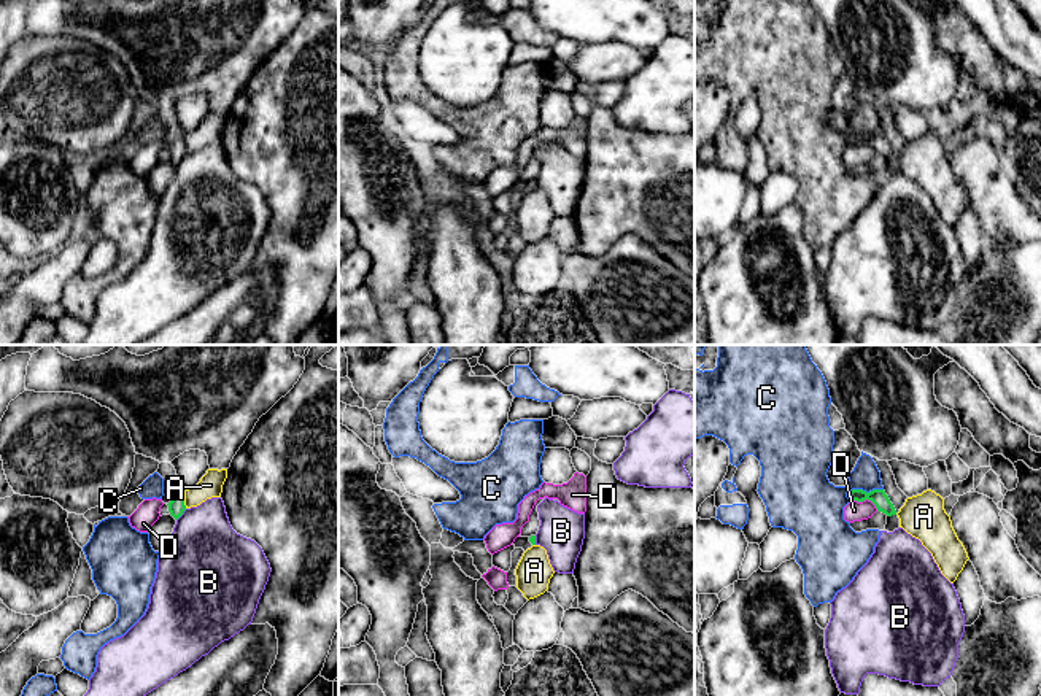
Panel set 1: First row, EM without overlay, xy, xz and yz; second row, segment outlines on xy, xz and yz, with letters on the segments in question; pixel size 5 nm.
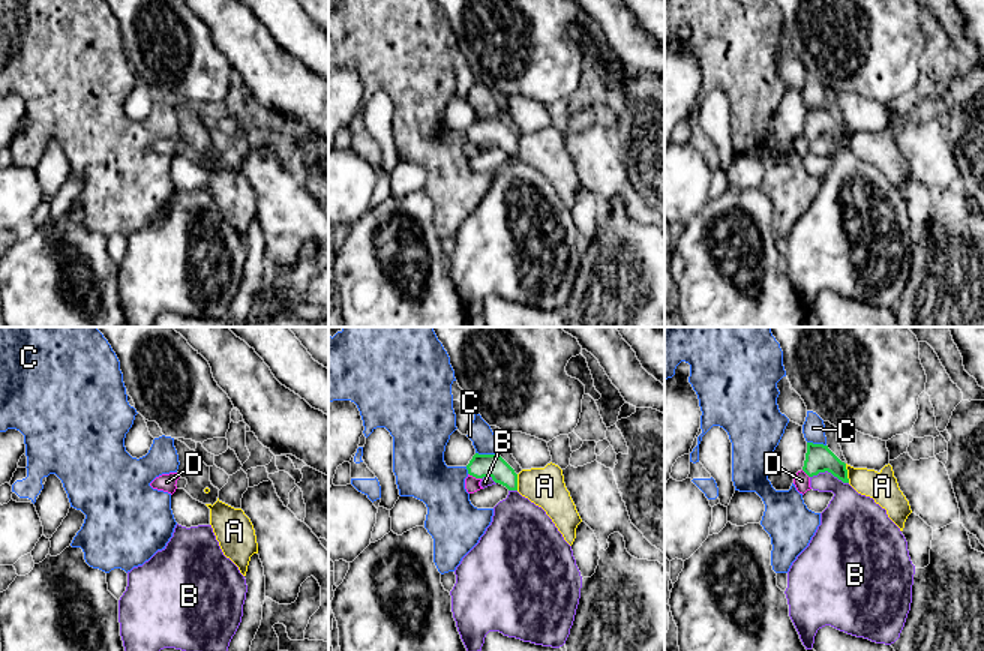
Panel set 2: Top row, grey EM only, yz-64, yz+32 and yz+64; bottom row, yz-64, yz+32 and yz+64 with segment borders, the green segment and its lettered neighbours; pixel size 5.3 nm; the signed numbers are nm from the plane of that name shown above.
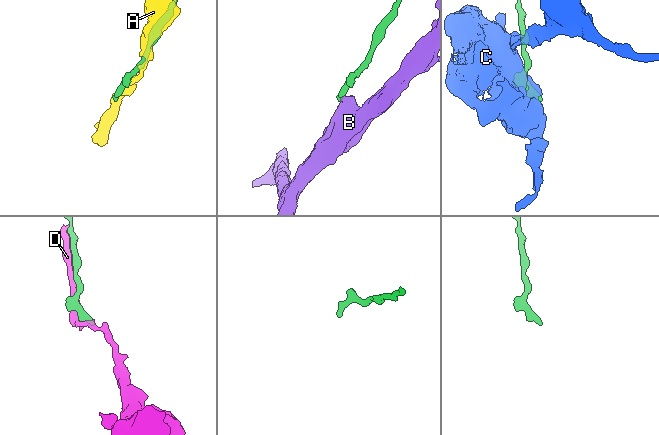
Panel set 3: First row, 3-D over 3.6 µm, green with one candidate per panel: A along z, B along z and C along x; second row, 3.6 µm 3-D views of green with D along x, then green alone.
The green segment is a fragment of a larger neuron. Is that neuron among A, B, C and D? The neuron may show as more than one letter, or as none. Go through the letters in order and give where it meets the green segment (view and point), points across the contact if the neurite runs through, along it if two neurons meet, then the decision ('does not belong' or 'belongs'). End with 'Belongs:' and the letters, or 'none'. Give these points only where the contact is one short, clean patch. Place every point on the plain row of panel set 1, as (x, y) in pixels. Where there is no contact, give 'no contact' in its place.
A: xy (183, 143) | does not belong
B: xy (181, 158) | along xy (186, 153), (177, 164) | does not belong
C: yz (863, 135) | does not belong
D: yz (865, 143) | does not belong
Belongs: none

